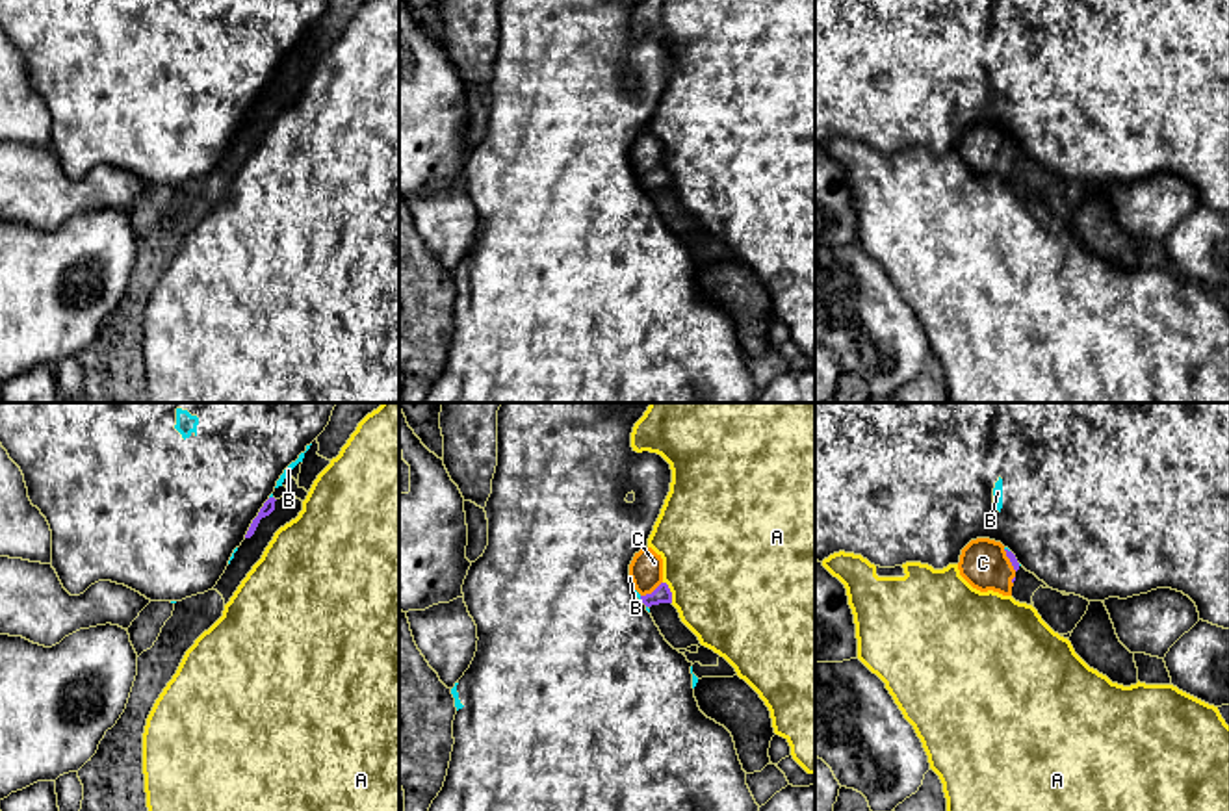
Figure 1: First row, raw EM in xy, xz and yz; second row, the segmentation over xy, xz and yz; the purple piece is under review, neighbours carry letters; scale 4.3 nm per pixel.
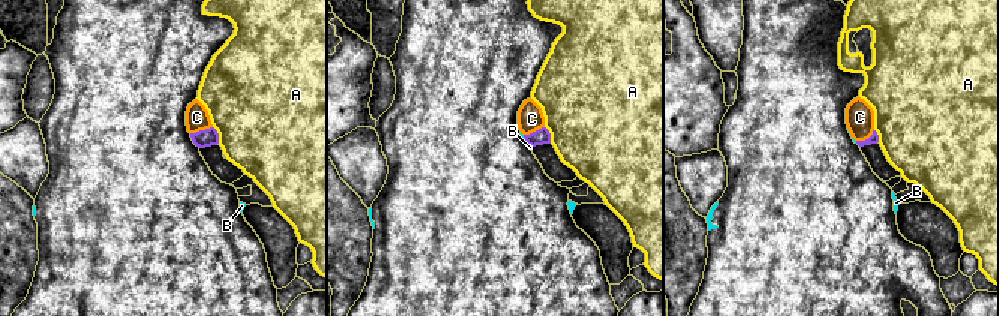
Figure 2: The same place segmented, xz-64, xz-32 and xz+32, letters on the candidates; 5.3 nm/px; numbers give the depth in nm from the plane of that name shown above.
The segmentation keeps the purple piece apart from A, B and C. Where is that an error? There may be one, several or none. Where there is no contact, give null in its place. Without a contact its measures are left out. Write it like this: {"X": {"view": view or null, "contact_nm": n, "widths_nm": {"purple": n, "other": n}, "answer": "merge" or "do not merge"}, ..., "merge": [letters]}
{"A": {"view": "xz", "contact_nm": 100, "widths_nm": {"purple": 80, "other": 500}, "answer": "do not merge"}, "B": {"view": "xz", "contact_nm": 30, "widths_nm": {"purple": 80, "other": 20}, "answer": "do not merge"}, "C": {"view": "xz", "contact_nm": 120, "widths_nm": {"purple": 80, "other": 140}, "answer": "merge"}, "merge": ["C"]}

